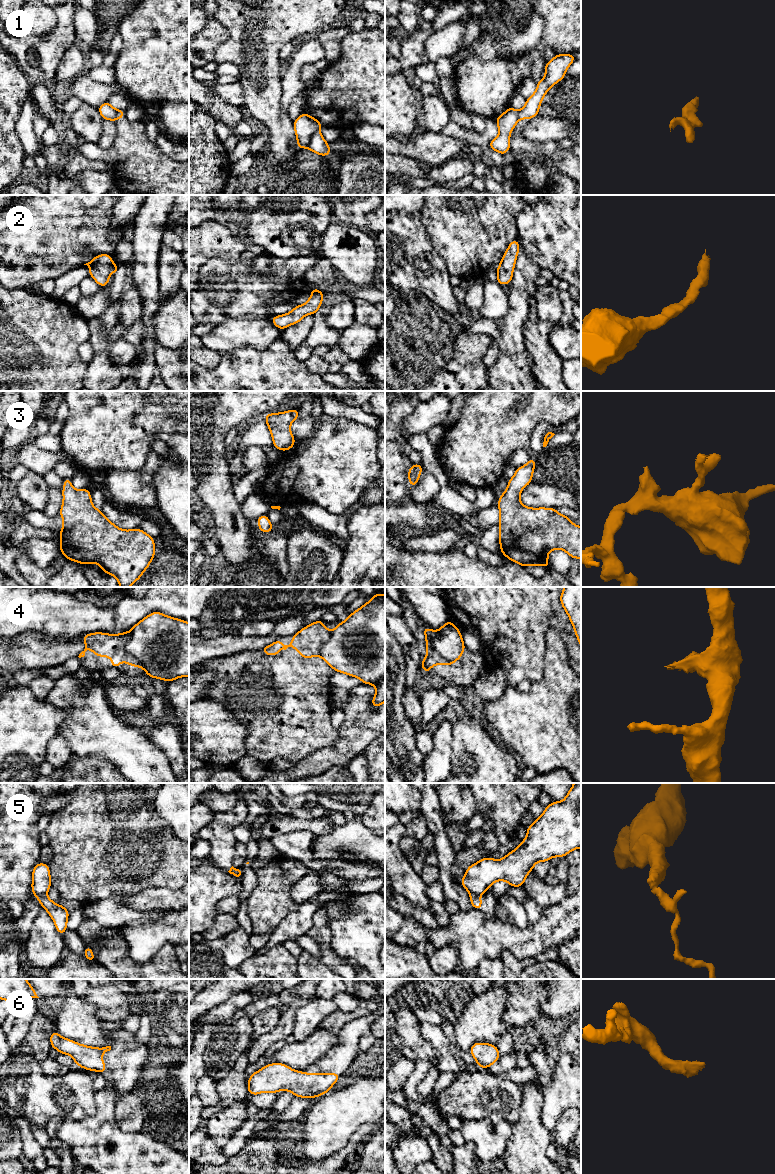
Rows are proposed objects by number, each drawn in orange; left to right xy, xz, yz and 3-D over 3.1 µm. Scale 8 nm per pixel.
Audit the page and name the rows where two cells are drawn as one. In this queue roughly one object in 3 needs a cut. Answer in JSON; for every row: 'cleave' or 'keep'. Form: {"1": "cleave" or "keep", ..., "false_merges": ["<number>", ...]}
{"1": "cleave", "2": "keep", "3": "keep", "4": "keep", "5": "cleave", "6": "keep", "false_merges": ["1", "5"]}

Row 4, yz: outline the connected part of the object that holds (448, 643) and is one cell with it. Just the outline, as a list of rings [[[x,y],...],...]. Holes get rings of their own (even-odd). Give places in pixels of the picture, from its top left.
[[[449,619],[437,631],[425,626],[422,632],[425,634],[427,649],[427,655],[420,665],[424,674],[430,672],[433,665],[453,665],[462,657],[466,649],[462,634]]]

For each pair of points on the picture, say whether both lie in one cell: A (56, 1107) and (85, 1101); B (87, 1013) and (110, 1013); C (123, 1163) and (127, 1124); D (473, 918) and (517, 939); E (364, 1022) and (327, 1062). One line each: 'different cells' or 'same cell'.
A: same cell
B: different cells
C: different cells
D: same cell
E: same cell

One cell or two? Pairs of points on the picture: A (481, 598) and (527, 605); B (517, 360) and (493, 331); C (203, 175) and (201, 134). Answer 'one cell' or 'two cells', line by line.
A: one cell
B: one cell
C: one cell

